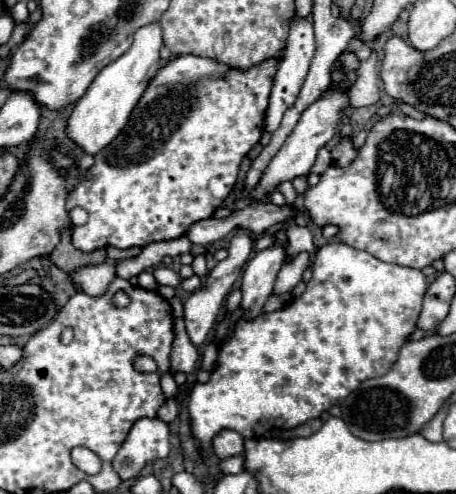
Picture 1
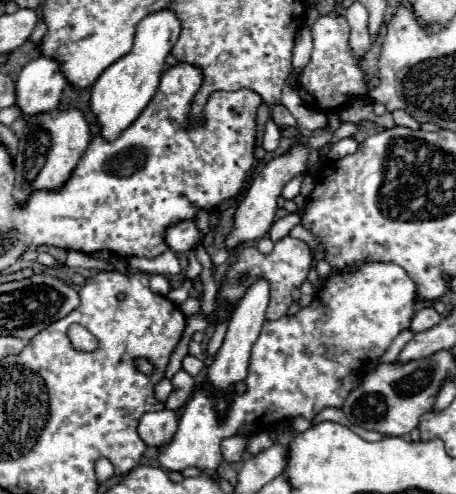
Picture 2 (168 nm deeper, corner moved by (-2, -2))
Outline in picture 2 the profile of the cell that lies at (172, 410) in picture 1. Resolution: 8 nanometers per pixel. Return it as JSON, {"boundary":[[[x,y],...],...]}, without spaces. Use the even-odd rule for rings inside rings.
{"boundary":[[[180,370],[174,378],[172,378],[172,384],[174,384],[174,390],[172,390],[172,394],[170,394],[170,398],[166,400],[166,410],[174,410],[174,412],[178,412],[186,402],[188,402],[188,398],[192,396],[192,392],[194,392],[194,378],[188,374],[188,372],[184,372],[184,370]]]}

